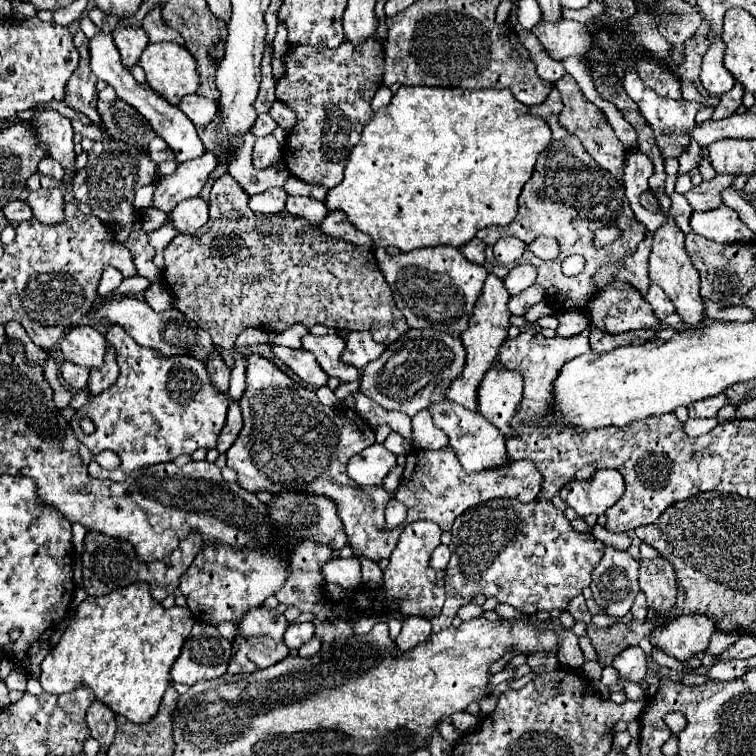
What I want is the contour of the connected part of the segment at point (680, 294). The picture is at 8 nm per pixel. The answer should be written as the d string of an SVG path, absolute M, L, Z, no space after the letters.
M669 218L653 238L653 250L649 256L649 278L653 284L661 286L665 294L673 300L677 314L683 318L685 324L691 328L697 328L699 322L703 320L703 304L699 296L699 272L695 270L687 250L685 250L685 236L683 232L675 226L675 222Z

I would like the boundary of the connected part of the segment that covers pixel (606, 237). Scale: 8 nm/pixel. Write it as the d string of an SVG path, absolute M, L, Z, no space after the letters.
M617 226L599 228L599 230L595 232L595 248L603 248L603 246L607 246L607 244L613 244L619 236L621 236L621 228L617 228Z

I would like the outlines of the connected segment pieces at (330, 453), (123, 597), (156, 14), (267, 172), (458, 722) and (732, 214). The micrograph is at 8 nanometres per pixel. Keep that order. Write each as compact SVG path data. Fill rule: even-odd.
M247 354L247 388L239 400L245 426L227 450L227 466L237 472L237 482L247 492L301 492L313 496L325 496L337 506L337 516L345 526L349 546L355 552L379 562L393 552L401 526L387 530L383 506L389 500L389 492L383 486L367 486L367 490L355 490L357 484L347 474L347 462L363 448L375 442L373 428L349 408L337 412L331 406L319 402L313 390L293 382L269 360ZM375 504L383 504L379 510Z
M135 582L127 588L111 592L107 596L87 596L79 604L75 620L71 622L67 632L61 636L61 640L53 648L51 656L47 656L47 660L43 660L39 682L41 682L43 690L49 694L71 692L77 684L85 682L95 692L97 700L107 704L115 714L123 714L127 720L137 722L137 724L147 722L159 710L163 692L167 690L167 686L171 682L169 670L171 670L173 662L179 658L181 646L183 646L187 634L191 632L193 624L195 624L195 620L191 618L191 612L187 608L183 612L183 608L177 608L177 606L163 608L159 602L155 602L147 582Z
M163 4L155 6L153 10L147 12L147 16L145 16L145 20L143 20L143 28L145 28L147 34L151 36L151 42L171 40L171 42L183 44L183 36L181 36L177 30L173 30L169 24L165 24L163 14L161 14L161 8L163 8Z
M251 130L245 132L241 136L241 140L237 140L237 148L235 148L235 152L231 152L229 168L227 168L227 172L241 184L243 190L251 192L251 196L265 192L271 186L283 186L291 176L287 170L278 172L274 167L263 170L253 168L253 164L251 164L253 140L255 140L255 136L251 134Z
M459 712L459 714L451 716L449 720L451 720L451 724L455 724L461 732L469 732L469 730L473 730L473 728L479 724L481 716L471 716L469 712Z
M721 206L707 212L693 212L691 228L695 234L705 236L713 242L751 242L753 232L739 220L737 212L729 206Z

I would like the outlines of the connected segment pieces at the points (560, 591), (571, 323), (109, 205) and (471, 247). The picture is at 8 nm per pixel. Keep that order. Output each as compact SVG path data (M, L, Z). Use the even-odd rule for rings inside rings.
M515 498L487 500L465 510L451 528L451 560L447 564L447 600L439 616L431 618L433 634L451 626L461 606L475 594L511 604L521 614L539 610L567 610L569 600L591 584L591 570L603 556L603 542L571 528L551 502L523 504Z
M559 312L557 318L559 318L557 334L563 338L571 338L575 334L581 334L589 326L587 316L583 316L581 312Z
M103 140L95 142L95 146L89 150L89 162L83 170L79 170L73 178L73 192L79 202L85 202L91 212L107 226L113 230L115 238L121 240L133 254L137 272L151 282L159 282L161 272L153 264L155 248L149 244L149 234L143 230L143 220L137 214L133 206L135 192L141 186L153 184L157 176L157 164L149 160L149 156L141 154L139 146L125 144L121 140Z
M479 238L469 240L469 242L463 244L459 250L463 252L463 256L465 256L469 262L475 262L475 264L483 264L483 262L485 262L485 244L483 244Z

